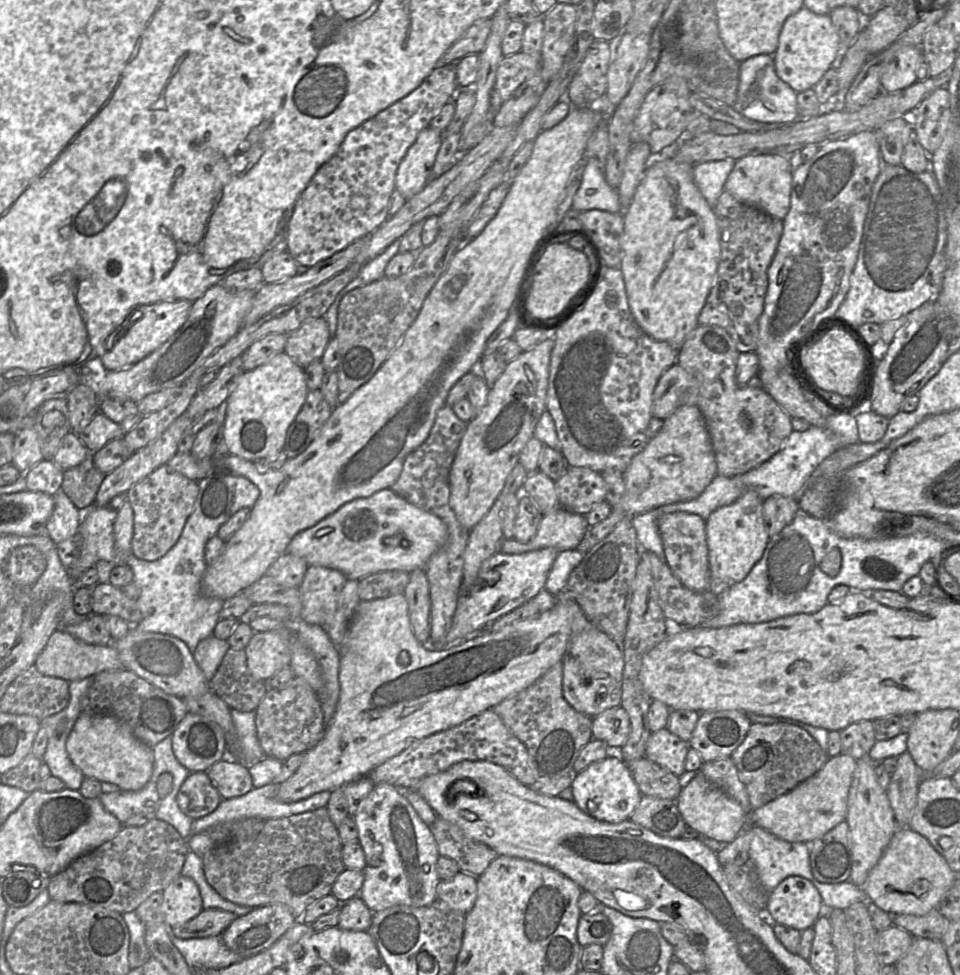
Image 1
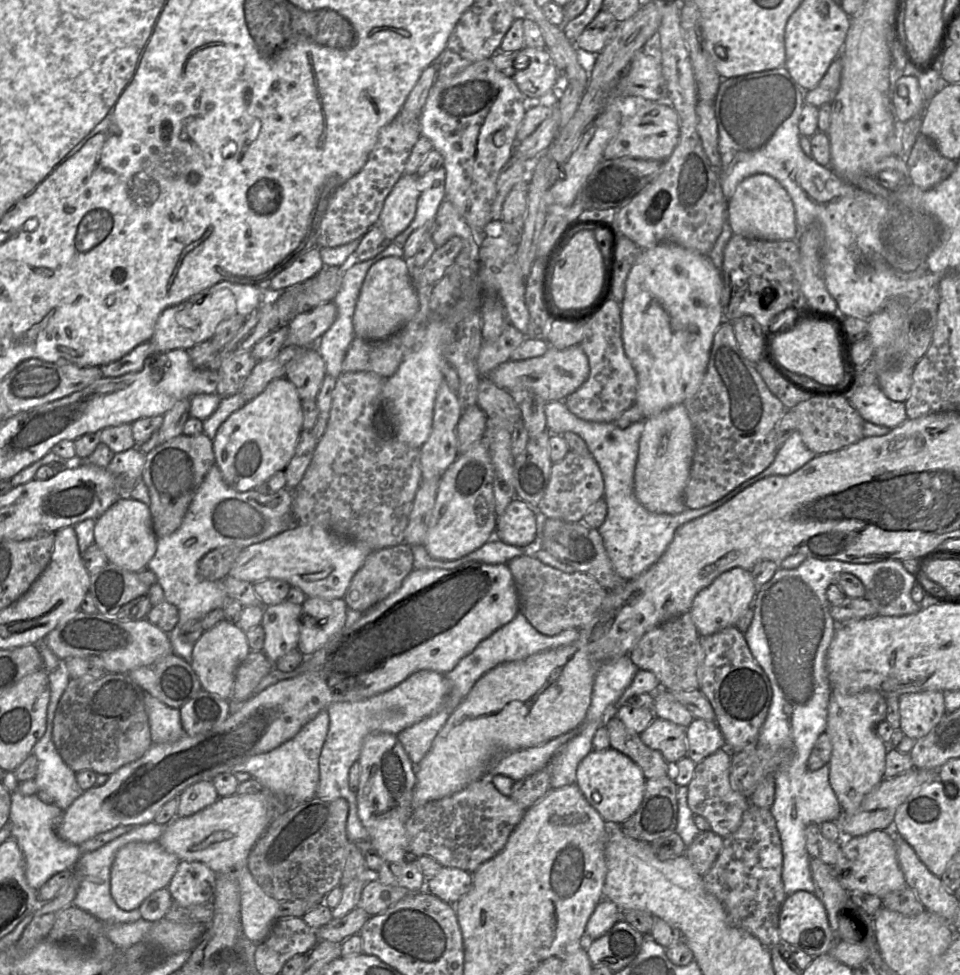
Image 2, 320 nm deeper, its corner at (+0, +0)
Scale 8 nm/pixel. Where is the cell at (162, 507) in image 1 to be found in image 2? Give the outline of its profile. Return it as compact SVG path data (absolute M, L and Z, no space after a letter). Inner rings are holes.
M205 433L193 436L181 434L146 452L141 481L148 488L149 509L157 538L168 536L180 527L190 503L214 464L213 441Z

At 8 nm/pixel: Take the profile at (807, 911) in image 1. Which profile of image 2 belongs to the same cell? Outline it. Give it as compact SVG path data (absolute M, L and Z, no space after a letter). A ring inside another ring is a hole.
M802 890L786 896L779 915L779 936L783 943L796 946L813 958L829 953L835 943L824 905L814 893Z

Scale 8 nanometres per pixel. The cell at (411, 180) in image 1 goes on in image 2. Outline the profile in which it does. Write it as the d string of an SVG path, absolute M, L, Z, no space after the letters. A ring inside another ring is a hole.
M403 174L392 188L376 224L389 241L393 241L414 219L419 195L417 175Z

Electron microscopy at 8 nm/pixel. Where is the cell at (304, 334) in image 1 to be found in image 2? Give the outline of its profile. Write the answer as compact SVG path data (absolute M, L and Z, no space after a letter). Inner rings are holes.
M308 347L299 358L289 364L285 377L295 385L301 400L316 400L326 374L325 362L318 350Z

